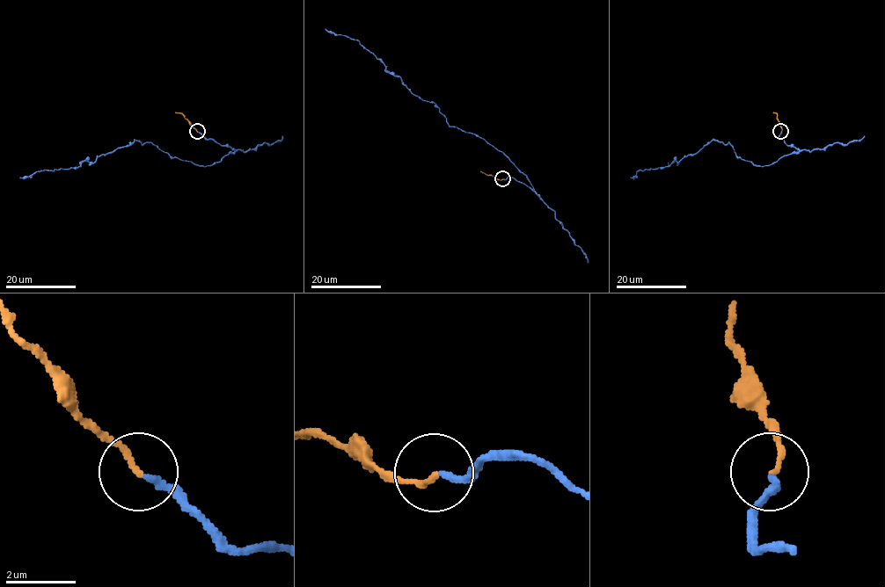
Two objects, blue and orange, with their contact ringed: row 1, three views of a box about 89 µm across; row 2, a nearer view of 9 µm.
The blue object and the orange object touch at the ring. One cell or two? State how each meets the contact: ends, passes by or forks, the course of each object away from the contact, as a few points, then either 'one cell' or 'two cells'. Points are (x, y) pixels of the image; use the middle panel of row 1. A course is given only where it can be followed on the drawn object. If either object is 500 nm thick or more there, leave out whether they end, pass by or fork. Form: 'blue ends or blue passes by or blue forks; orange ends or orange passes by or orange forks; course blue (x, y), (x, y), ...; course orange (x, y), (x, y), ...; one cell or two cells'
blue ends; orange ends; course blue (503, 179), (515, 178), (539, 198), (505, 155), (450, 126), (435, 103), (415, 96), (358, 40), (325, 28); course orange (502, 179), (480, 171); one cell

